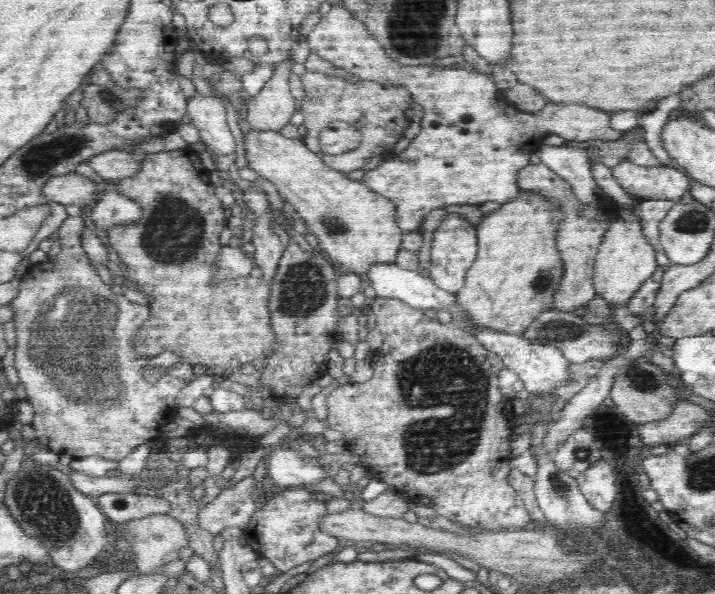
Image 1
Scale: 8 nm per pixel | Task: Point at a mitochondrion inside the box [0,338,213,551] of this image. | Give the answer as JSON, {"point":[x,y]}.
{"point":[43,503]}

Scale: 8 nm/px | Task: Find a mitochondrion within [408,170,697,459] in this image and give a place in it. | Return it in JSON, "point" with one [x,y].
{"point":[644,381]}

